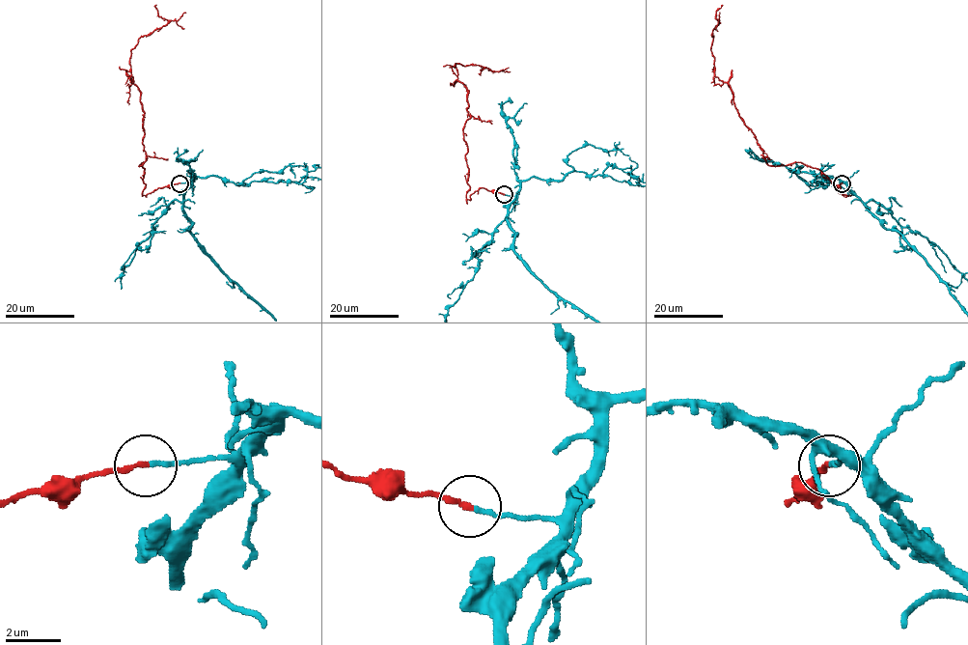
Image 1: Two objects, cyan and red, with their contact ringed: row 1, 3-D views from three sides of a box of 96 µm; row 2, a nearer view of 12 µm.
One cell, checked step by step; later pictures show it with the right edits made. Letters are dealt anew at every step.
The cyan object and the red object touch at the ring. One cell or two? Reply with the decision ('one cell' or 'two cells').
one cell

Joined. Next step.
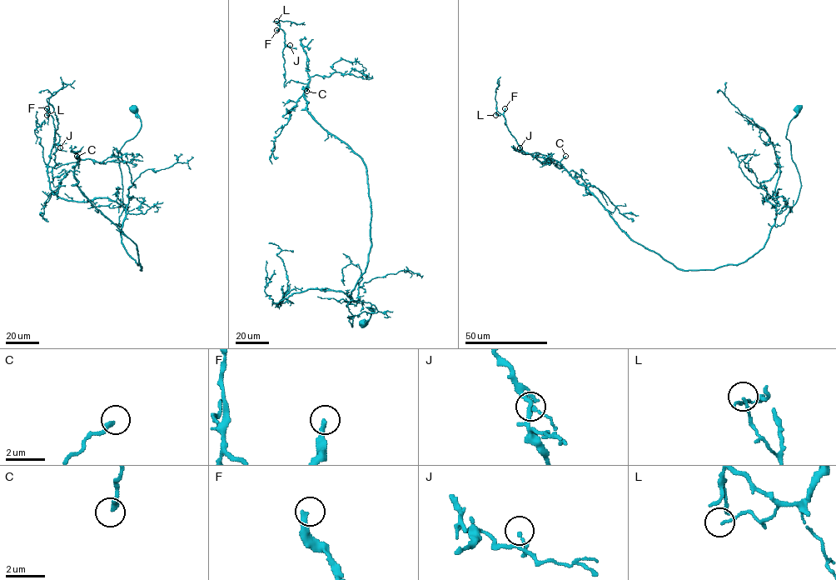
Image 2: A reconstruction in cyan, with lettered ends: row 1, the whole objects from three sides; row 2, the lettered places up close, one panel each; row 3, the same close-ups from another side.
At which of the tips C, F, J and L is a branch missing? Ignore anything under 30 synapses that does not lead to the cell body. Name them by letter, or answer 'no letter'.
C

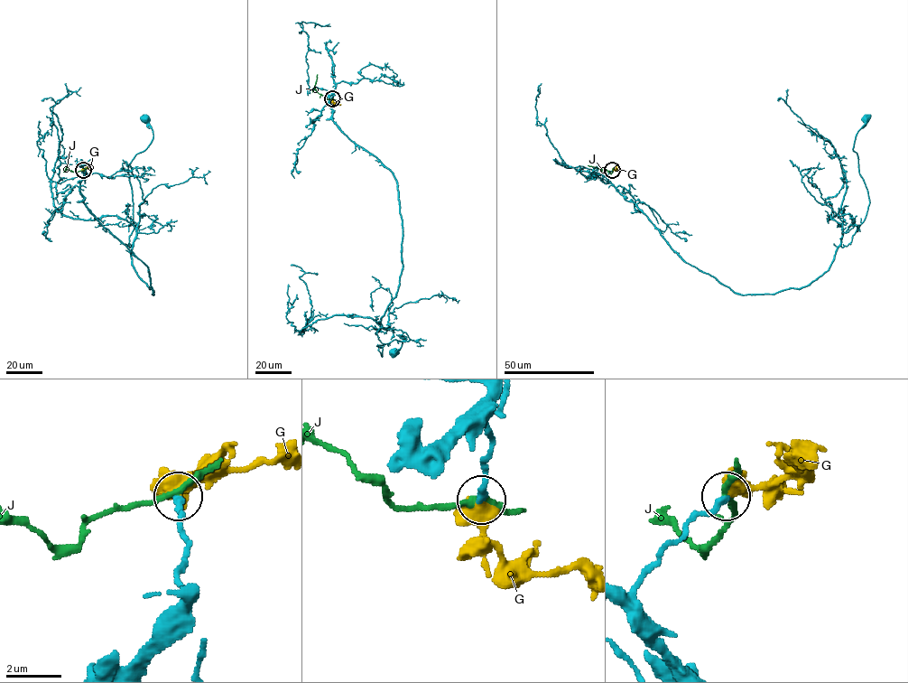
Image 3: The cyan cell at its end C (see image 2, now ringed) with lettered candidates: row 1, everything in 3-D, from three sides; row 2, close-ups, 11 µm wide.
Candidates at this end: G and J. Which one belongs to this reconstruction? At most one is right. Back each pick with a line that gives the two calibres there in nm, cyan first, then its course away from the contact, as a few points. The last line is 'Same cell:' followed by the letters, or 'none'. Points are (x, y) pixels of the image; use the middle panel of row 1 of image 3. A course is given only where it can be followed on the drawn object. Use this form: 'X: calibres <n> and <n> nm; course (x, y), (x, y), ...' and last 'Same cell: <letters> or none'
G: calibres 240 and 500 nm
Same cell: G

